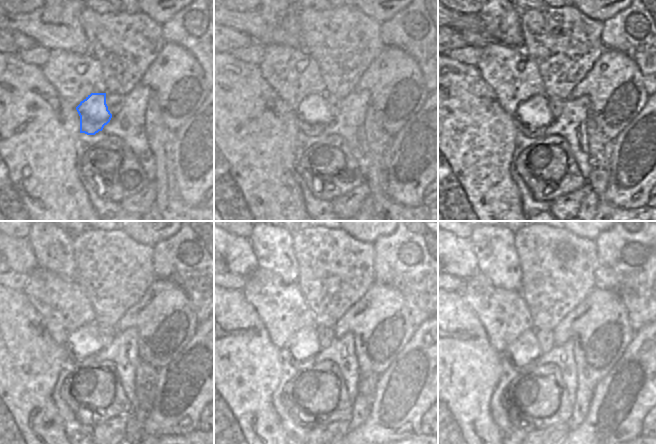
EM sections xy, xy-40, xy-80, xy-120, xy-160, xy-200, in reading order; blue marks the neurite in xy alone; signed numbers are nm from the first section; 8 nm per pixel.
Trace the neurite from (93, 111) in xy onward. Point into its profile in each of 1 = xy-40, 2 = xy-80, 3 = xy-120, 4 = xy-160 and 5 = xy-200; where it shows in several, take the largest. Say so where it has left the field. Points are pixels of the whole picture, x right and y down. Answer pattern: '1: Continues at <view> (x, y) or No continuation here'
1: Continues at xy-40 (316, 115)
2: Continues at xy-80 (530, 127)
3: Continues at xy-120 (82, 350)
4: Continues at xy-160 (298, 350)
5: Continues at xy-200 (522, 353).

